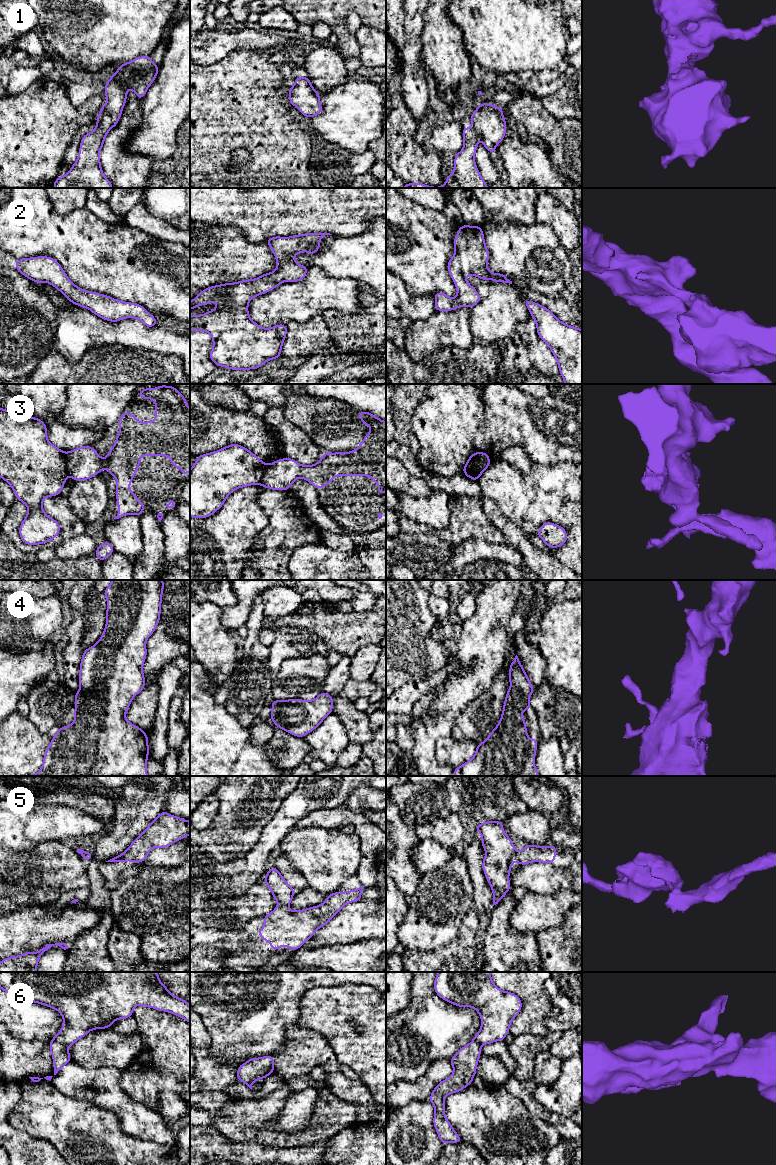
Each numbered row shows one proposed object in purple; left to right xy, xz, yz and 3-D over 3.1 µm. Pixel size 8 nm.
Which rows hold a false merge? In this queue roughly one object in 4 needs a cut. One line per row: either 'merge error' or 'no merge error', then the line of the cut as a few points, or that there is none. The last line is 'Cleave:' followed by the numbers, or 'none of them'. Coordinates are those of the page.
1: no merge error; cut none
2: no merge error; cut none
3: merge error; cut xy (64, 453), (67, 473), (69, 475)
4: no merge error; cut none
5: merge error; cut xz (279, 904), (287, 907)
6: merge error; cut xy (51, 1040), (56, 1040), (67, 1047)
Cleave: 3, 5, 6

